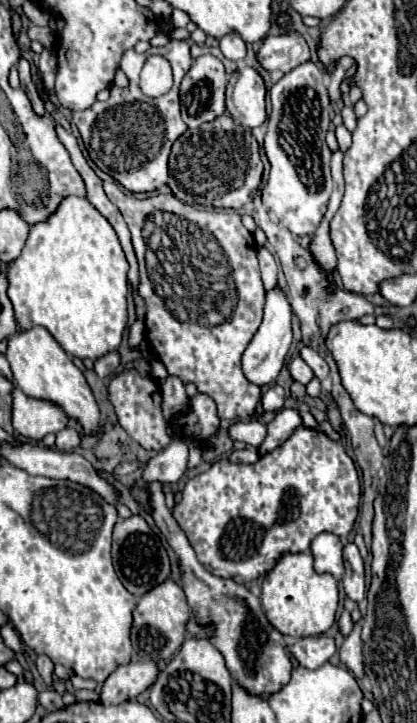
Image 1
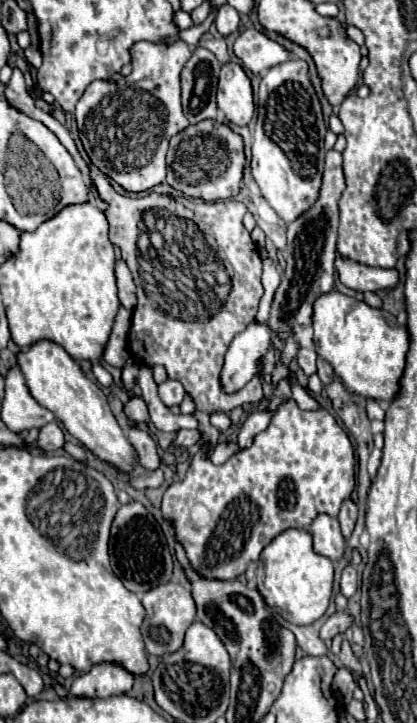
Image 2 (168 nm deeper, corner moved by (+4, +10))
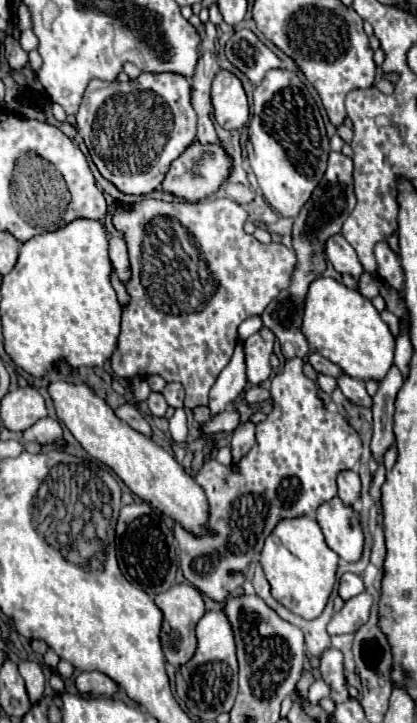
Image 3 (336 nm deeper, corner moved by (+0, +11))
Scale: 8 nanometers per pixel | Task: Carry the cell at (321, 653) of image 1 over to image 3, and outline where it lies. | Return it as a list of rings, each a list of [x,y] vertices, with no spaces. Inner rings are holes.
[[[362,592],[360,596],[354,596],[352,600],[344,602],[342,610],[338,610],[330,624],[328,624],[328,634],[354,634],[370,616],[370,606],[372,606],[372,596],[368,592]]]

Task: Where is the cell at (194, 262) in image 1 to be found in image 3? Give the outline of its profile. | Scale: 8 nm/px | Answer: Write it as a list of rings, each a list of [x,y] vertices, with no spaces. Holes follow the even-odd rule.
[[[142,198],[130,204],[130,208],[118,208],[112,216],[112,224],[124,234],[130,254],[132,278],[126,284],[130,292],[130,304],[122,312],[122,330],[118,338],[118,348],[112,354],[112,370],[128,380],[132,376],[160,374],[166,382],[180,382],[186,390],[186,408],[194,410],[198,406],[208,406],[208,392],[214,386],[218,374],[228,364],[234,346],[238,342],[238,326],[254,316],[262,314],[266,306],[278,296],[280,290],[288,286],[296,256],[284,244],[260,244],[254,236],[244,232],[246,214],[240,204],[228,198],[202,200],[202,202],[162,202],[154,198]],[[158,216],[176,218],[186,226],[202,258],[176,258],[176,254],[164,254],[152,234],[152,220]]]

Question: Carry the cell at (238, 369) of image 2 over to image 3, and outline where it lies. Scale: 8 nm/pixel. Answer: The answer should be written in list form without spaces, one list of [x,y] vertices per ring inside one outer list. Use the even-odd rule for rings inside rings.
[[[244,342],[236,344],[232,360],[220,372],[216,384],[210,390],[210,412],[224,412],[246,388],[246,364],[244,364]]]

